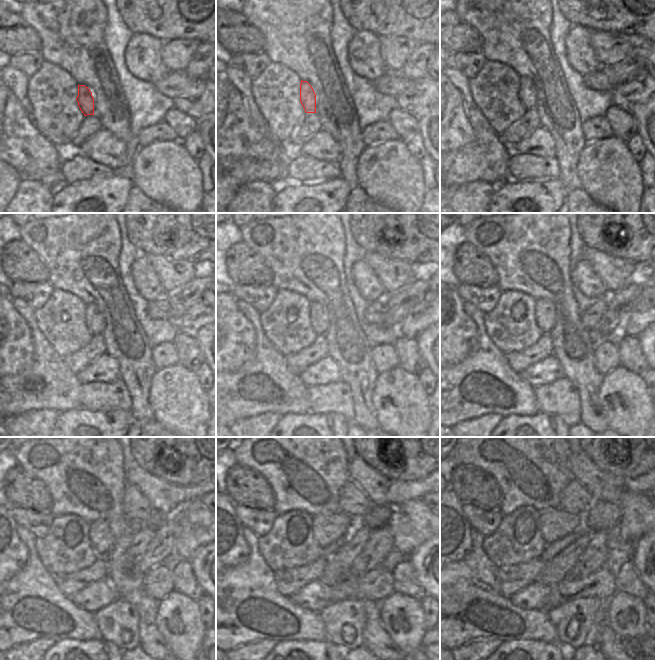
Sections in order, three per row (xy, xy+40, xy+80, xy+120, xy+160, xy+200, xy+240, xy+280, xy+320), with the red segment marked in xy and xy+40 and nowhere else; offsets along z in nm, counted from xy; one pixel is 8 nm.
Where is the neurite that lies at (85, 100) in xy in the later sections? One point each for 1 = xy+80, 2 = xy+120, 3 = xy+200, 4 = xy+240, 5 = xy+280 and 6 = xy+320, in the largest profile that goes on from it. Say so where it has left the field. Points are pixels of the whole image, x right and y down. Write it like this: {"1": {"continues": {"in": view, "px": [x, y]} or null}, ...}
{"1": {"continues": {"in": "xy+80", "px": [528, 92]}}, "2": {"continues": {"in": "xy+120", "px": [94, 320]}}, "3": {"continues": {"in": "xy+200", "px": [545, 311]}}, "4": {"continues": {"in": "xy+240", "px": [99, 533]}}, "5": {"continues": {"in": "xy+280", "px": [329, 528]}}, "6": {"continues": {"in": "xy+320", "px": [555, 523]}}}

